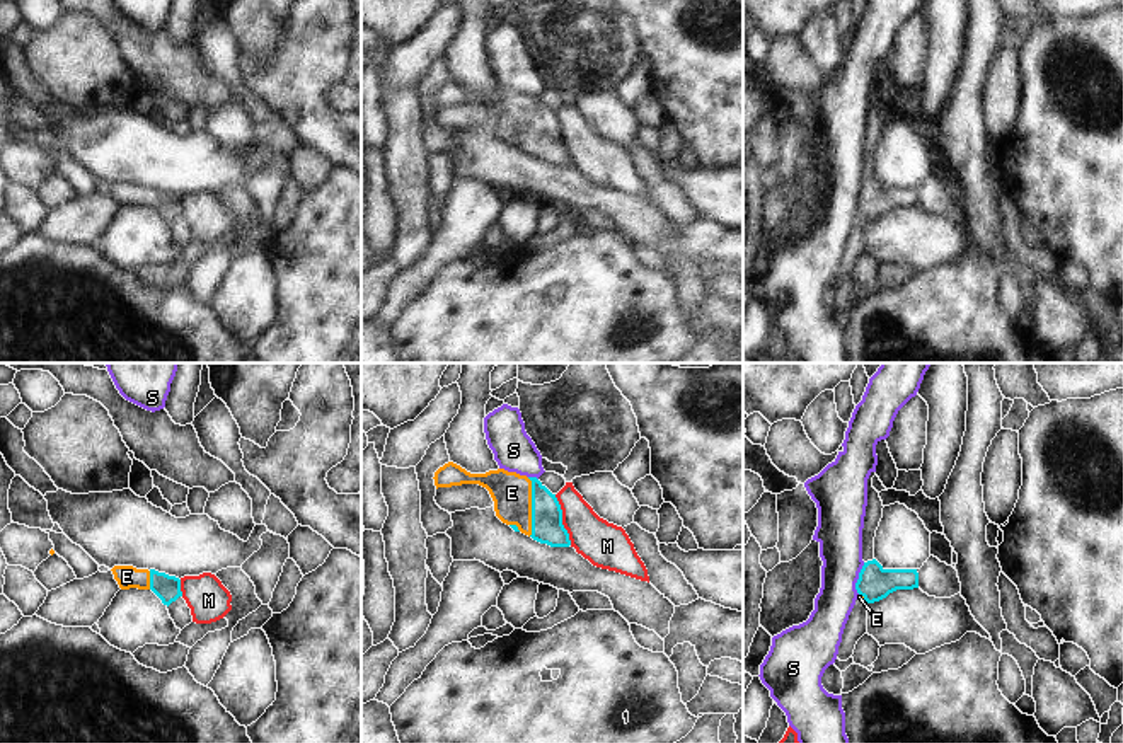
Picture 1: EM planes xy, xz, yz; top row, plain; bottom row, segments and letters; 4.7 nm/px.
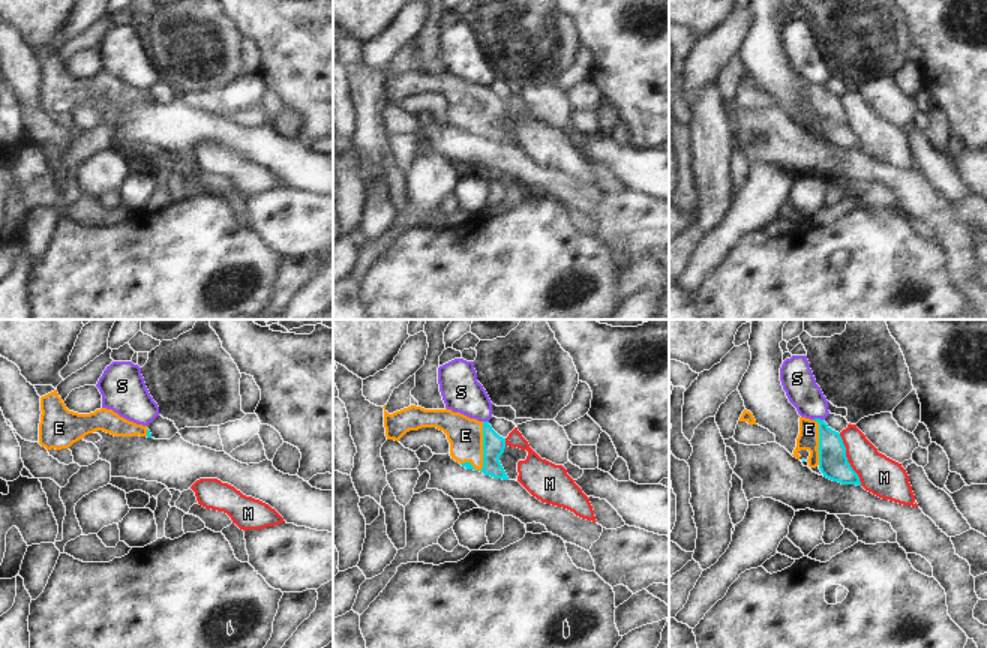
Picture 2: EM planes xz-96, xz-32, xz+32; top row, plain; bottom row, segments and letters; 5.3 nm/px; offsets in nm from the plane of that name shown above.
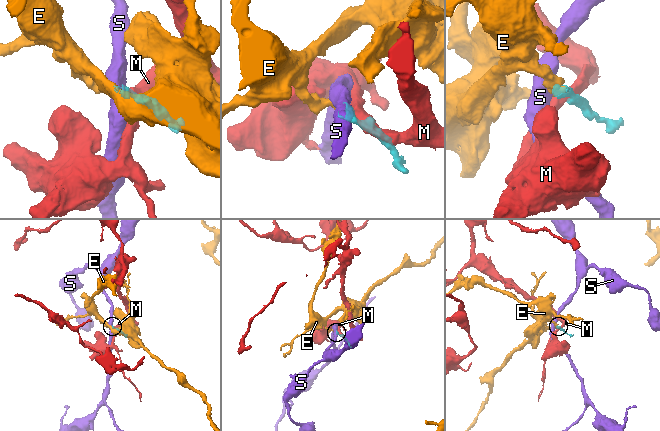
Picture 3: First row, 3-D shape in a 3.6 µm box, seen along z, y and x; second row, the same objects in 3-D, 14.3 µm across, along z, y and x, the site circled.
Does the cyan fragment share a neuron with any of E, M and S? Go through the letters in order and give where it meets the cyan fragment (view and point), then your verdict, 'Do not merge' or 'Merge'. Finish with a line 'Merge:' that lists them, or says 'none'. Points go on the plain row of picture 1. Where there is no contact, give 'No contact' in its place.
E: Touches cyan at xz (532, 125). Merge
M: Touches cyan at xz (561, 138). Do not merge
S: Touches cyan at yz (859, 196). Do not merge
Merge: E

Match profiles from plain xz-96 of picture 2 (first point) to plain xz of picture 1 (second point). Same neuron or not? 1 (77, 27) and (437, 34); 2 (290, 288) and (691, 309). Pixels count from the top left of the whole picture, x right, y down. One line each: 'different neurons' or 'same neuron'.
1: same neuron
2: different neurons

